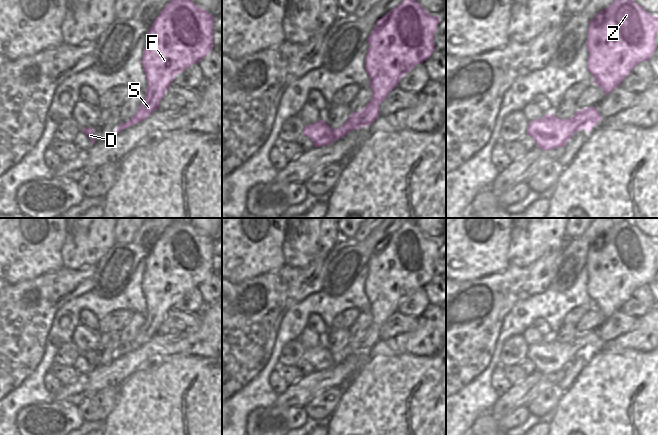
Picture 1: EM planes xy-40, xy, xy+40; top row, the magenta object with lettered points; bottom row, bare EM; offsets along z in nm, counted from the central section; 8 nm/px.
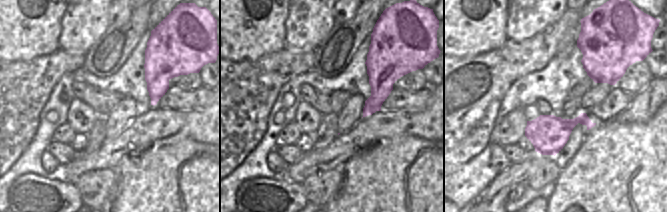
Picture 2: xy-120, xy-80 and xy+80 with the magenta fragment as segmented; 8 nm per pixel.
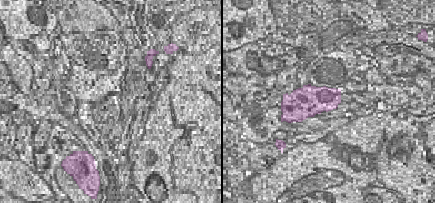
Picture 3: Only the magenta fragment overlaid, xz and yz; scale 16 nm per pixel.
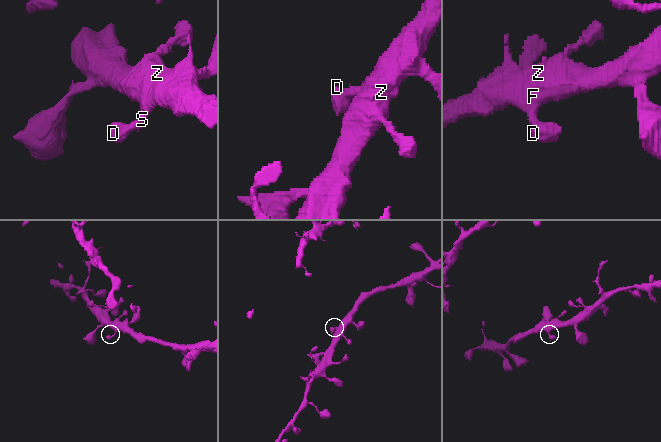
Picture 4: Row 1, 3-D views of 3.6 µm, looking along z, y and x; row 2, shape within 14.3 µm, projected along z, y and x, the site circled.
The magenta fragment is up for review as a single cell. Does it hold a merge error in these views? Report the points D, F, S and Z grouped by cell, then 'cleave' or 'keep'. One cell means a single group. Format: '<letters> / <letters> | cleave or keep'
D F S Z | keep

